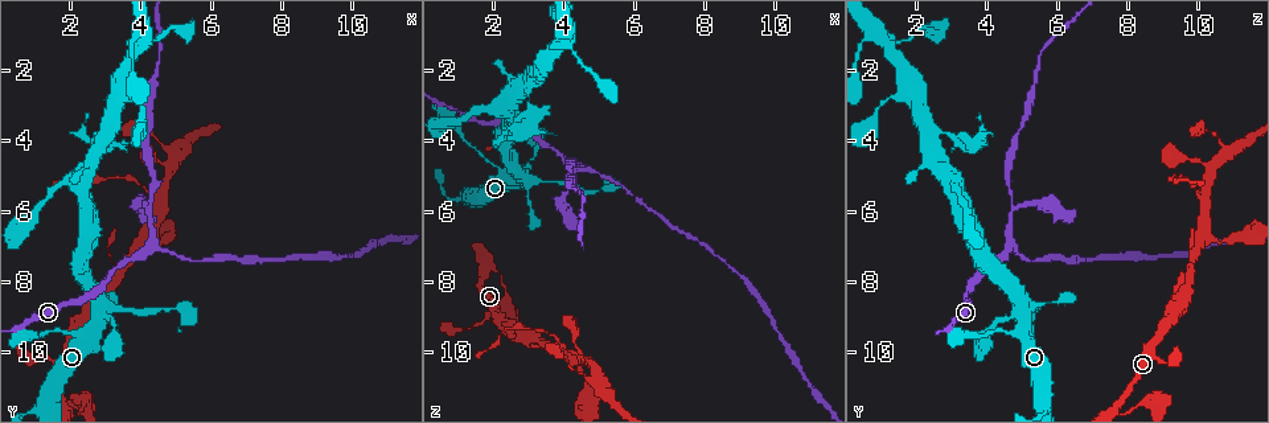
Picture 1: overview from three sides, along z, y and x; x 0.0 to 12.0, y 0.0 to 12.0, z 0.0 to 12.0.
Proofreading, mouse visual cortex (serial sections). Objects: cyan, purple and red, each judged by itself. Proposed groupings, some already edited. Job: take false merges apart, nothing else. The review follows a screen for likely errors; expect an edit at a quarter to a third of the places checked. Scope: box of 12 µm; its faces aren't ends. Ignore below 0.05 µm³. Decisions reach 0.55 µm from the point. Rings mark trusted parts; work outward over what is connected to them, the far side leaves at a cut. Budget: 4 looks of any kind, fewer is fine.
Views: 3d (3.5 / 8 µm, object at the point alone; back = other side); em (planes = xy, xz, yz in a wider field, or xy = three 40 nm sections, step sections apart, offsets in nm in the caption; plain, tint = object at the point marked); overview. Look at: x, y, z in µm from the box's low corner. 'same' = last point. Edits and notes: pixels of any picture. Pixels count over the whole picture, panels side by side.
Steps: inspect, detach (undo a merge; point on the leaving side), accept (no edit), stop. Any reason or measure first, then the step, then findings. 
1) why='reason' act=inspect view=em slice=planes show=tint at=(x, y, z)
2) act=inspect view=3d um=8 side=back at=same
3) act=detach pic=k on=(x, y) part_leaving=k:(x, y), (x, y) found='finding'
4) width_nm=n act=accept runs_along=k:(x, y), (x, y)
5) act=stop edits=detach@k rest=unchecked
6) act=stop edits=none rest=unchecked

why='side arm on a straight run' act=inspect view=3d um=3.5 at=(4.4, 5.8, 10.1)

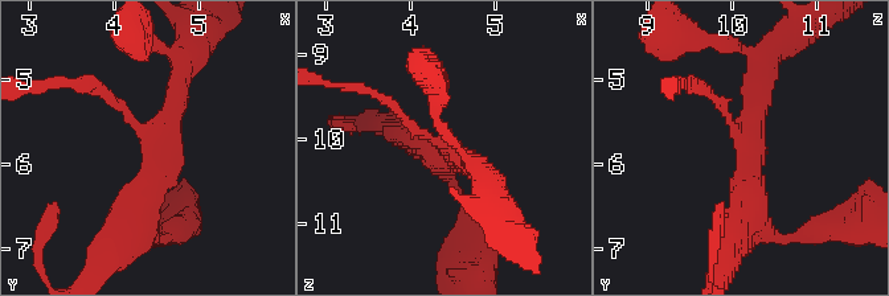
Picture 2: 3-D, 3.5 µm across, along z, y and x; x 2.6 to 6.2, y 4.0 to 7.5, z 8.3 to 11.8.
arms=3 arm_widths_nm=100,250,400 act=inspect view=em slice=xy step=1 show=tint at=(4.45, 5.75, 10.20)

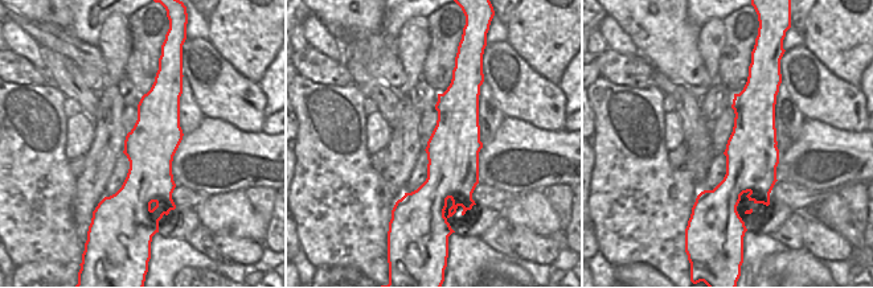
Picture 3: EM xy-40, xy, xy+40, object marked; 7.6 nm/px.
act=inspect view=em slice=xy step=2 show=tint at=same

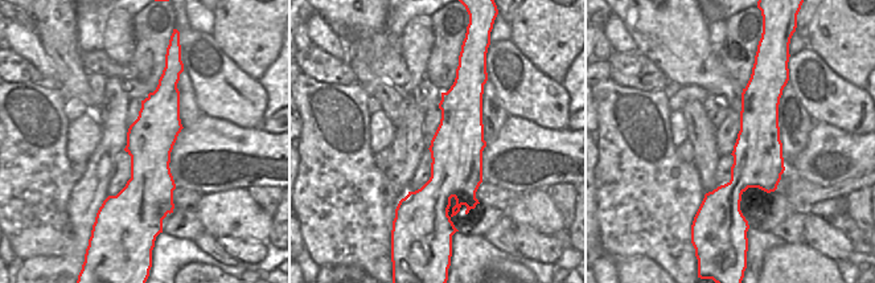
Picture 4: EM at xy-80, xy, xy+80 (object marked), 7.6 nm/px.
act=detach pic=2 on=(109, 95) part_leaving=2:(135, 122), (90, 81), (37, 85) found='two cells meet here'

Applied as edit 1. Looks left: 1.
why='thin arm on a thick one' act=inspect view=3d um=3.5 at=(2.9, 3.9, 2.3)

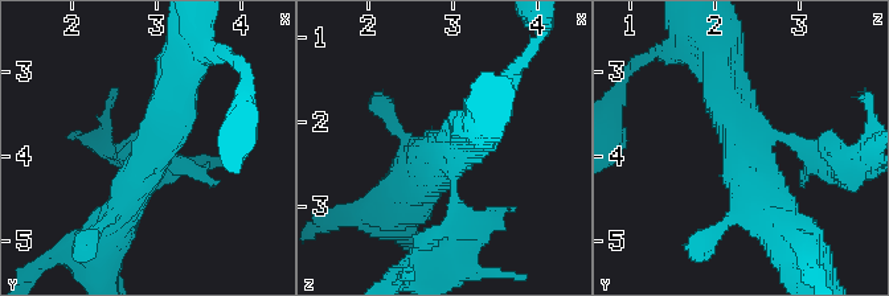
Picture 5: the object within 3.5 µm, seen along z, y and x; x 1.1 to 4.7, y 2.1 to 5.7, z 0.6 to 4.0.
act=detach pic=5 on=(183, 160) part_leaving=5:(778, 136), (839, 169), (852, 156) found='two cells meet here'

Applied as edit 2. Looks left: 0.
act=stop edits=detach@2,detach@5 rest=unchecked

